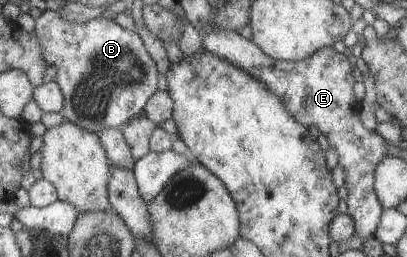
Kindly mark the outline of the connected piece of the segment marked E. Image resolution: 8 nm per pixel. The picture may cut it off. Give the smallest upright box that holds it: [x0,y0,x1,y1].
[200,27,391,241]

